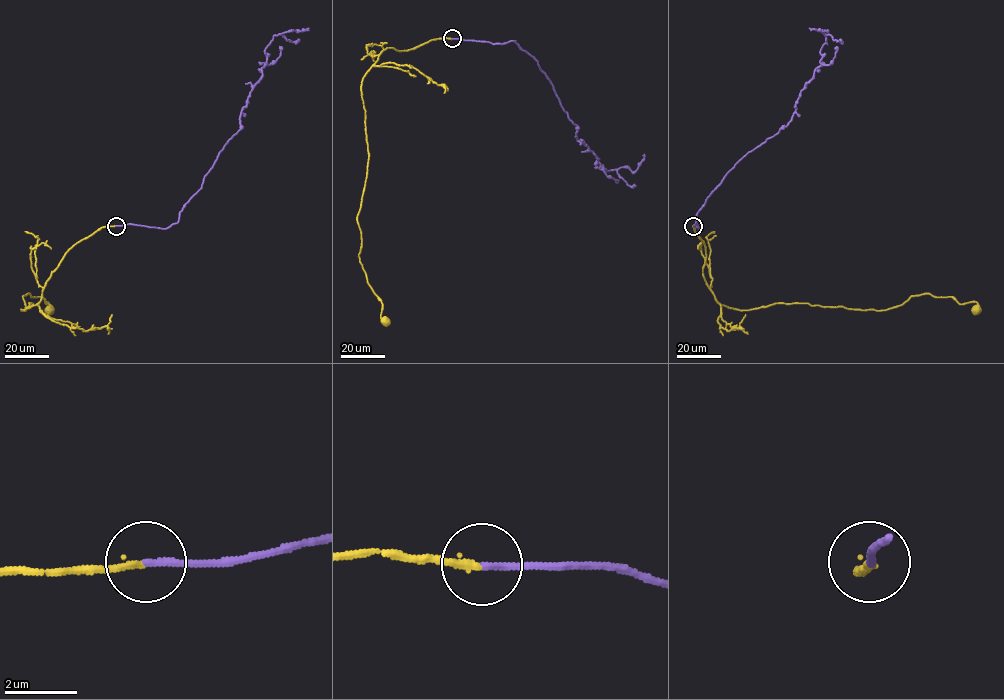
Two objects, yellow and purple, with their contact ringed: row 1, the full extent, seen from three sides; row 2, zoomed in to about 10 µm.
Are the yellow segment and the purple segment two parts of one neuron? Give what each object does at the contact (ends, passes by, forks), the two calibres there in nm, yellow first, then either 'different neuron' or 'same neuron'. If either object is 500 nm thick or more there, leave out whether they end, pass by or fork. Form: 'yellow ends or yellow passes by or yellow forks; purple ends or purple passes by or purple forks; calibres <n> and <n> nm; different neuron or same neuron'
yellow ends; purple ends; calibres 200 and 200 nm; same neuron

